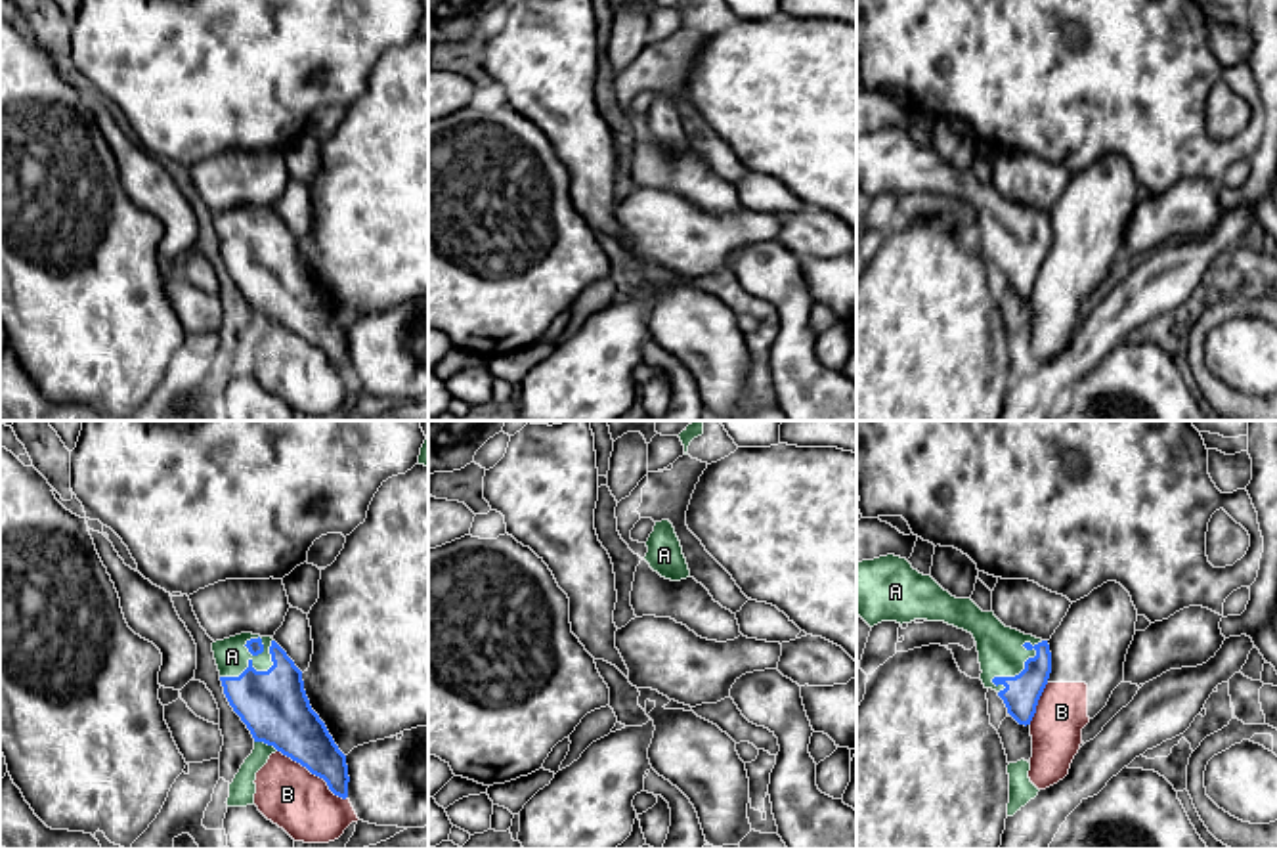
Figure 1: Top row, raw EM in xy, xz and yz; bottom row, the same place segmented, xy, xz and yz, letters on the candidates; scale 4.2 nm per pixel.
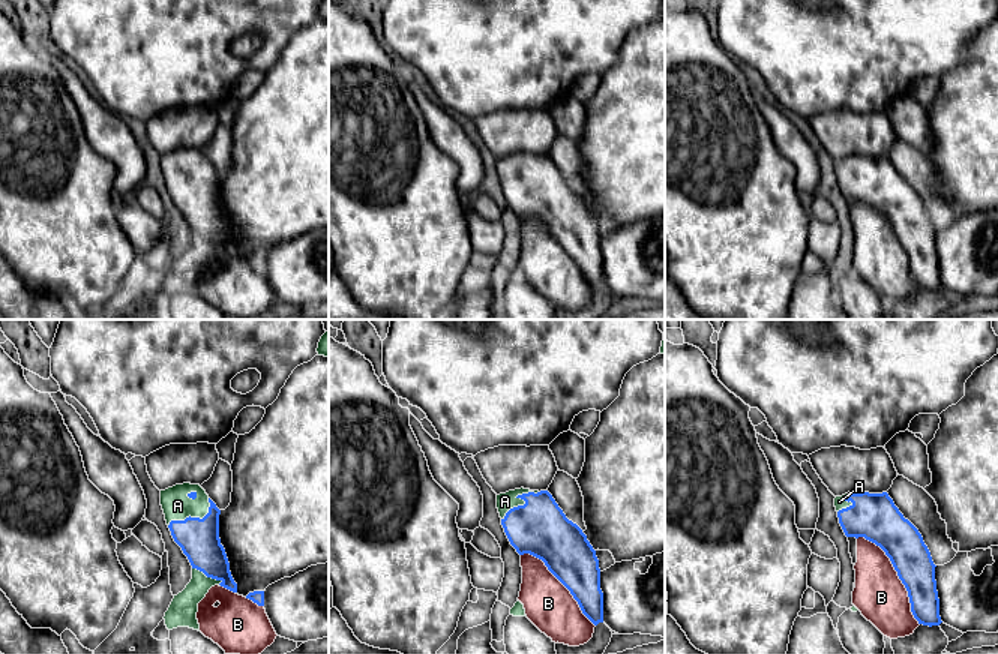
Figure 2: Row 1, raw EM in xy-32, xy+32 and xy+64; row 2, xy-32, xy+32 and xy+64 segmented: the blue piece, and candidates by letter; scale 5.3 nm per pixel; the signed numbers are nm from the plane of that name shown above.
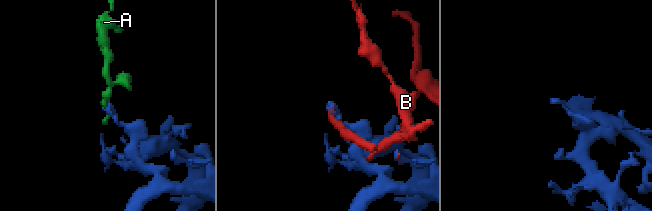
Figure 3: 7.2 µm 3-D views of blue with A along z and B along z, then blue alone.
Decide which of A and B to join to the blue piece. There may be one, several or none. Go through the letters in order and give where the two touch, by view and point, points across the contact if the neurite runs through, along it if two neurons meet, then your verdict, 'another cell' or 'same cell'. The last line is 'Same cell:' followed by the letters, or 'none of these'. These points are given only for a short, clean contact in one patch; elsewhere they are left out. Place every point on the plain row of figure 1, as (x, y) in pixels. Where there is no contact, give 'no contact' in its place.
A: meets blue in xy at (259, 243); same cell
B: meets blue in xy at (314, 345); another cell
Same cell: A

